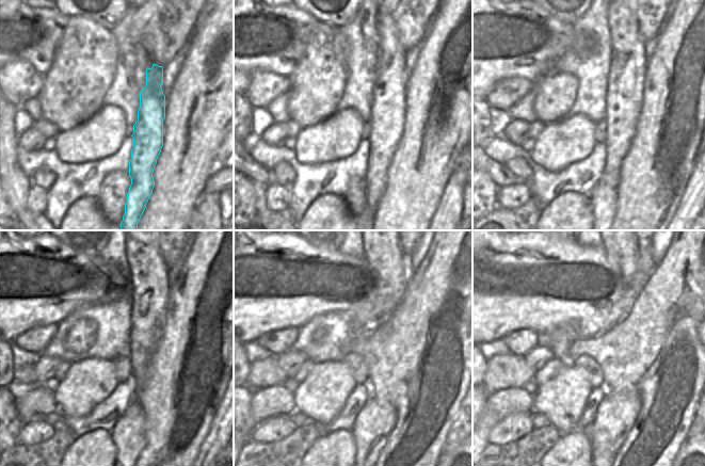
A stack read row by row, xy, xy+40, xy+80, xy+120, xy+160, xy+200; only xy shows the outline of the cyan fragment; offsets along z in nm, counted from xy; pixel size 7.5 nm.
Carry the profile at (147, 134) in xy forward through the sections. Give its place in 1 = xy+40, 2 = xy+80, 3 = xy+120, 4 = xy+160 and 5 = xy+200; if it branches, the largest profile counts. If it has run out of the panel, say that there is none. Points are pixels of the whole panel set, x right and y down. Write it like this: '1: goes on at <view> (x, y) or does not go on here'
1: goes on at xy+40 (387, 122)
2: goes on at xy+80 (626, 78)
3: goes on at xy+120 (149, 274)
4: goes on at xy+160 (382, 252)
5: goes on at xy+200 (624, 252)

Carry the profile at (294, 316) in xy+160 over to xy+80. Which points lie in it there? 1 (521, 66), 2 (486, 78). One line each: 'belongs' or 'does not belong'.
1: belongs
2: belongs

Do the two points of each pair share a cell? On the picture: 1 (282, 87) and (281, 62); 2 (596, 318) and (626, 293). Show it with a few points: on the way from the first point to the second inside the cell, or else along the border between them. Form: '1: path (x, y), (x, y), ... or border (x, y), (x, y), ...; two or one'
1: border (257, 69), (266, 69), (288, 77); two
2: path (604, 310), (619, 296); one

